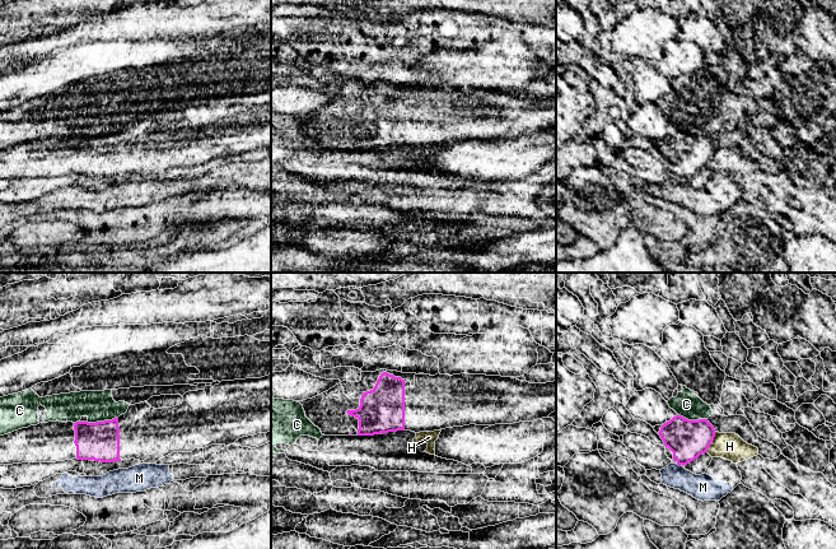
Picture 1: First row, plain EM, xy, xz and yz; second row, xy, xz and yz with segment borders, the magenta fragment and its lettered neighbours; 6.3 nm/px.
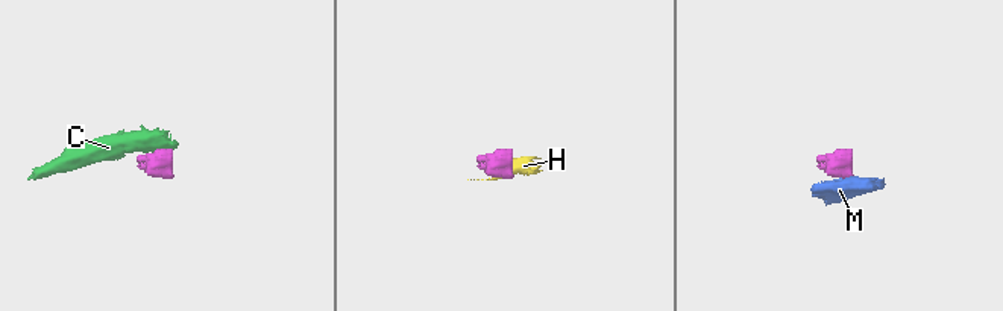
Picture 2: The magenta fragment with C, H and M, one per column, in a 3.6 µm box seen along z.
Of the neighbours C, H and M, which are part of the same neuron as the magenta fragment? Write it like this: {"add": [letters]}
{"add": []}

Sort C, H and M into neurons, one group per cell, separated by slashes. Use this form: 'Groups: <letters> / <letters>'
Groups: C / H / M

